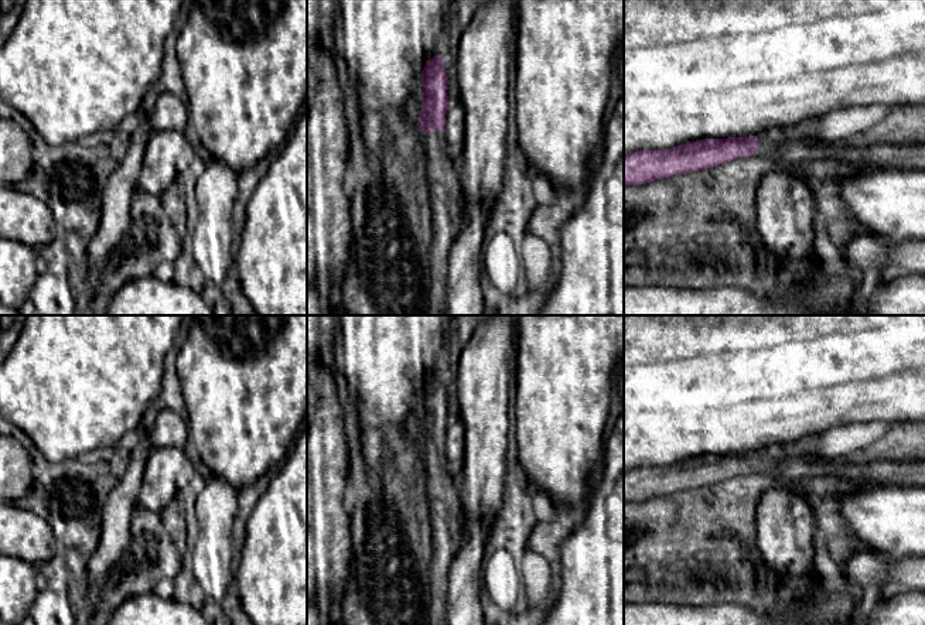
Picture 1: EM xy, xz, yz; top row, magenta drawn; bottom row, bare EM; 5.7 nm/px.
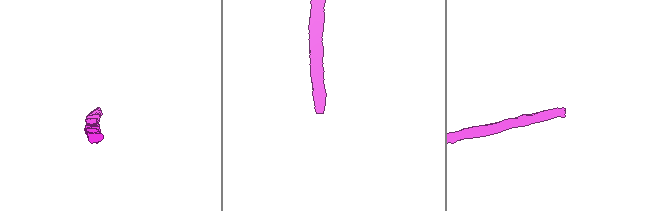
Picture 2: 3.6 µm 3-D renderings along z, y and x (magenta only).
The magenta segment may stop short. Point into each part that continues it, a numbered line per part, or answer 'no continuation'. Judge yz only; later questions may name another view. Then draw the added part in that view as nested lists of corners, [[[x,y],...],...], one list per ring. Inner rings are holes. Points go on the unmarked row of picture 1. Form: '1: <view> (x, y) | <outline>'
1: yz (792, 464) | [[[801,445],[762,451],[757,464],[789,484],[806,477],[832,474],[859,484],[925,486],[925,458],[892,461],[877,457],[859,465],[851,458],[823,458]]]

